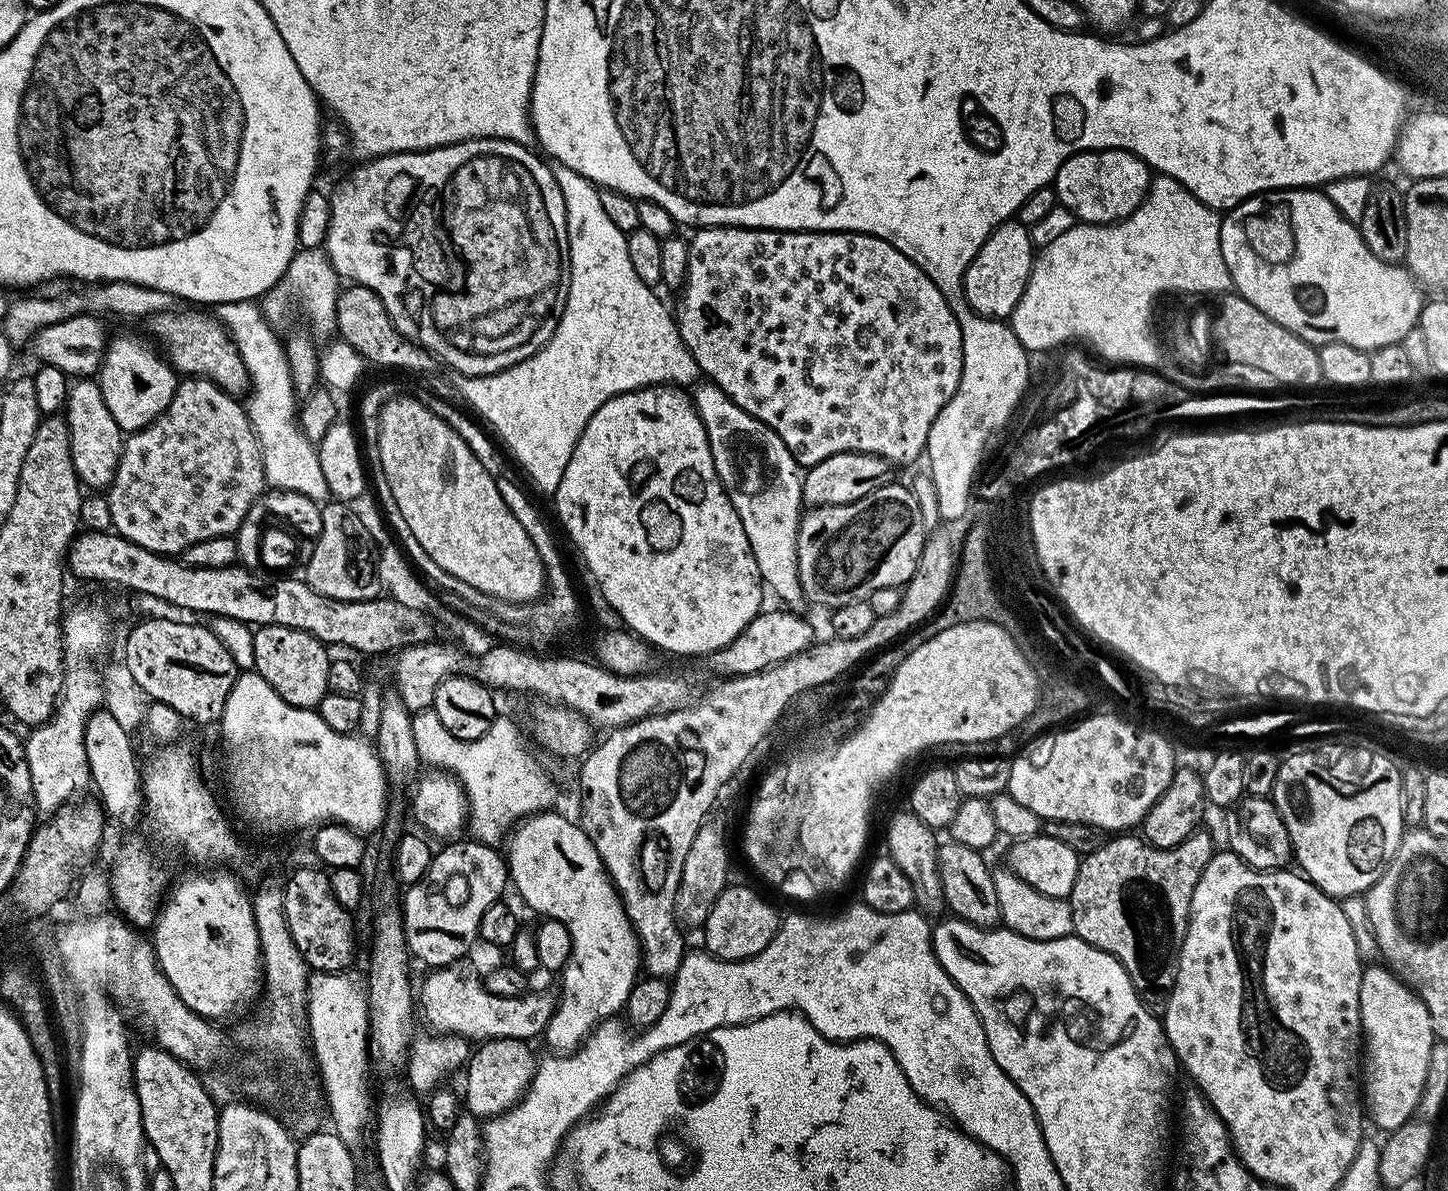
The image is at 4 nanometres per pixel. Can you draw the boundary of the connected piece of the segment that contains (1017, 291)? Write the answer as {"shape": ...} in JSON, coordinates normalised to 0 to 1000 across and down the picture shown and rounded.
{"shape":[[[701,183],[696,185],[690,188],[681,200],[678,210],[673,213],[666,231],[666,243],[669,255],[675,265],[695,270],[703,257],[714,221],[713,198],[710,195],[712,195],[711,189]]]}

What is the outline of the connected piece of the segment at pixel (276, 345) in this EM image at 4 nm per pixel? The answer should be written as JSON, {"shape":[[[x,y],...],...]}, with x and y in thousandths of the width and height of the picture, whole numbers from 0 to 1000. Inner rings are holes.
{"shape":[[[165,252],[164,254],[151,256],[151,268],[160,283],[164,297],[169,306],[169,310],[171,312],[173,328],[171,330],[171,332],[172,332],[171,336],[170,335],[170,345],[171,353],[174,355],[174,360],[175,360],[177,367],[180,369],[180,384],[182,389],[183,404],[189,411],[194,413],[203,412],[219,421],[226,421],[228,414],[225,408],[225,401],[222,399],[221,381],[219,374],[213,369],[210,366],[210,362],[207,360],[206,355],[206,333],[202,323],[200,307],[196,296],[194,283],[191,283],[191,276],[182,268],[180,256],[173,252]]]}

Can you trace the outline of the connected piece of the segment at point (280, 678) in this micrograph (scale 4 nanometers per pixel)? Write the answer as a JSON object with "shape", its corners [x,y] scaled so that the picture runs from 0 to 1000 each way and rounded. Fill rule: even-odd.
{"shape":[[[183,524],[175,530],[175,563],[200,593],[220,595],[222,586],[227,584],[227,545],[213,531],[198,526]]]}

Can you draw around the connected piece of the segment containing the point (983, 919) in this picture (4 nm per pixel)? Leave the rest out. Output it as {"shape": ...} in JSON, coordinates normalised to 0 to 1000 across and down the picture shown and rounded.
{"shape":[[[660,707],[650,708],[646,713],[648,734],[651,741],[652,757],[658,770],[674,776],[676,779],[684,779],[691,775],[692,770],[689,757],[689,750],[687,747],[686,730],[682,730],[680,723],[679,715],[664,710]]]}

